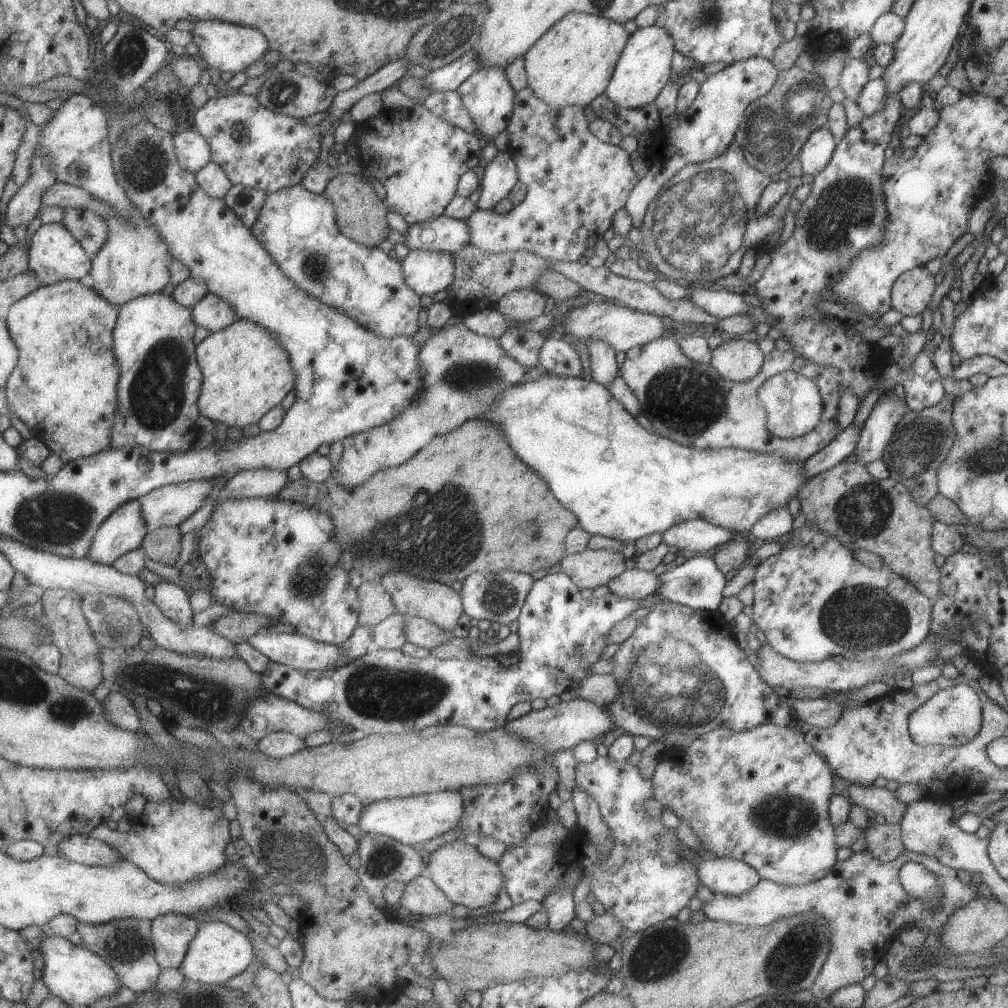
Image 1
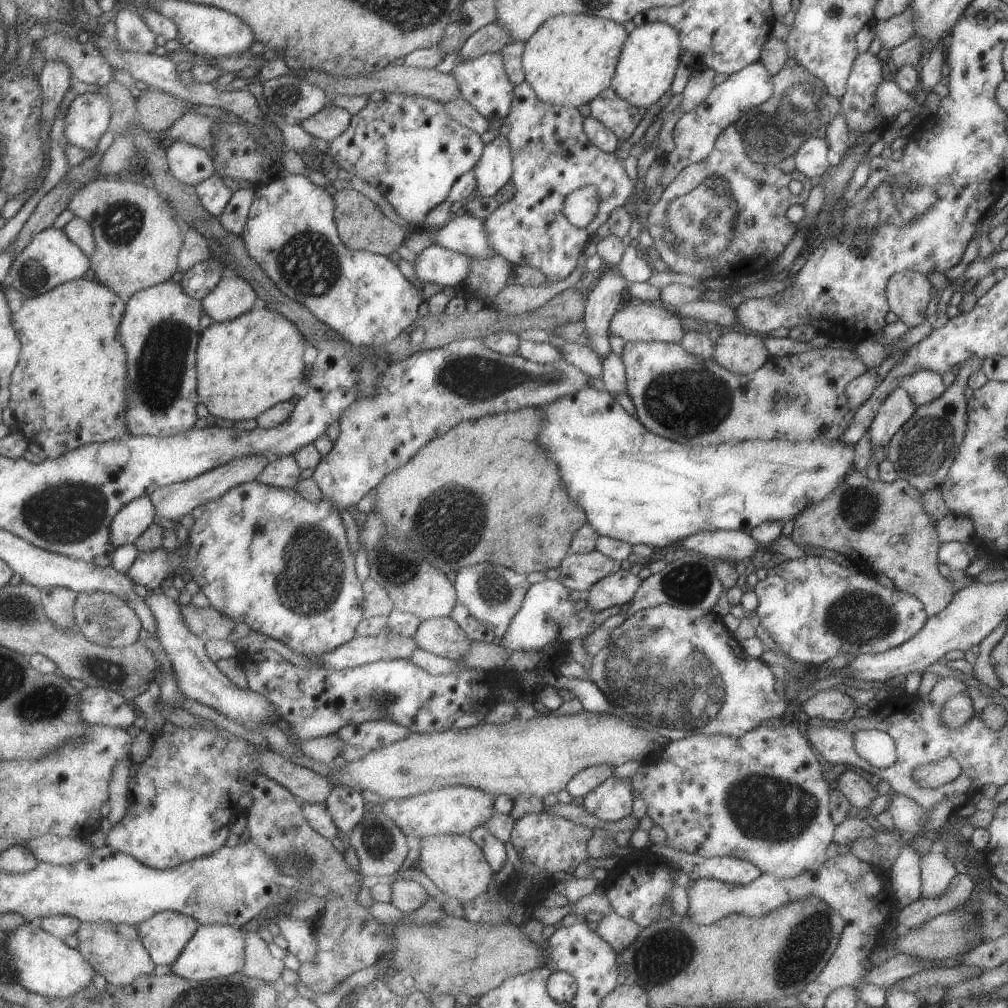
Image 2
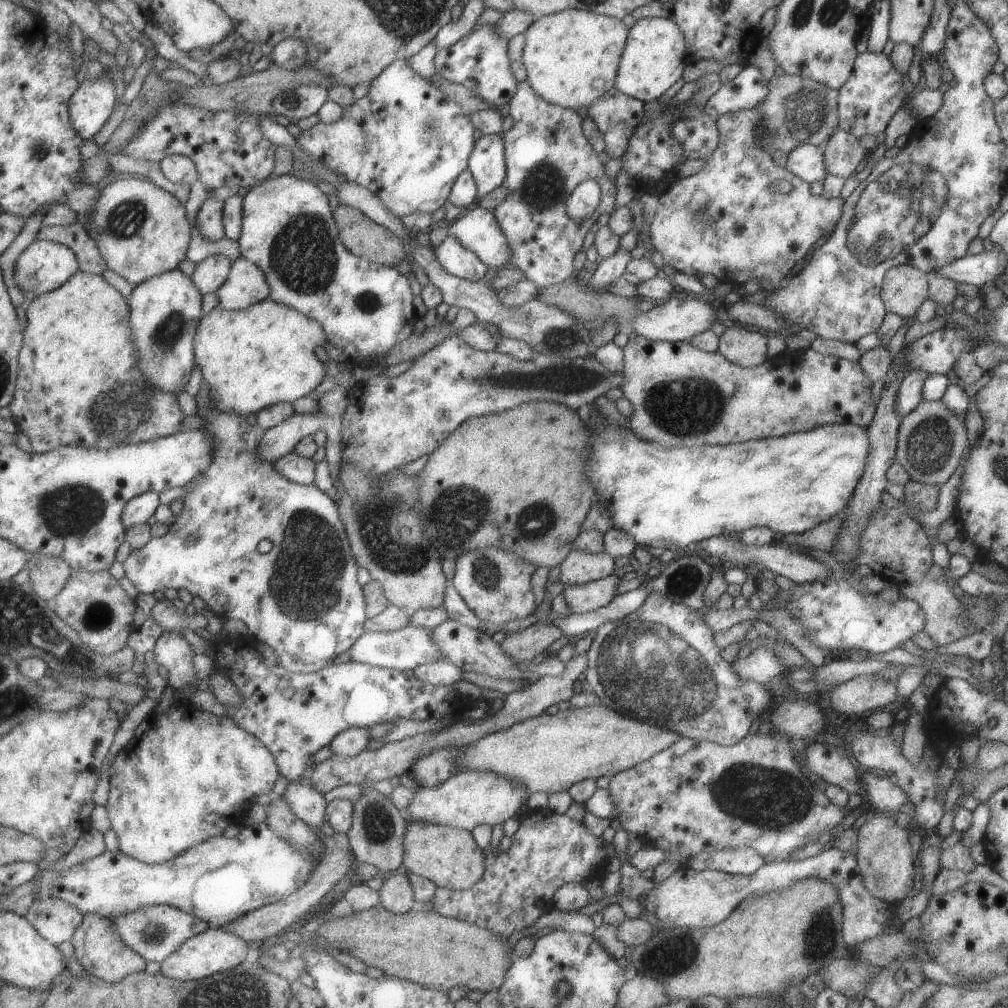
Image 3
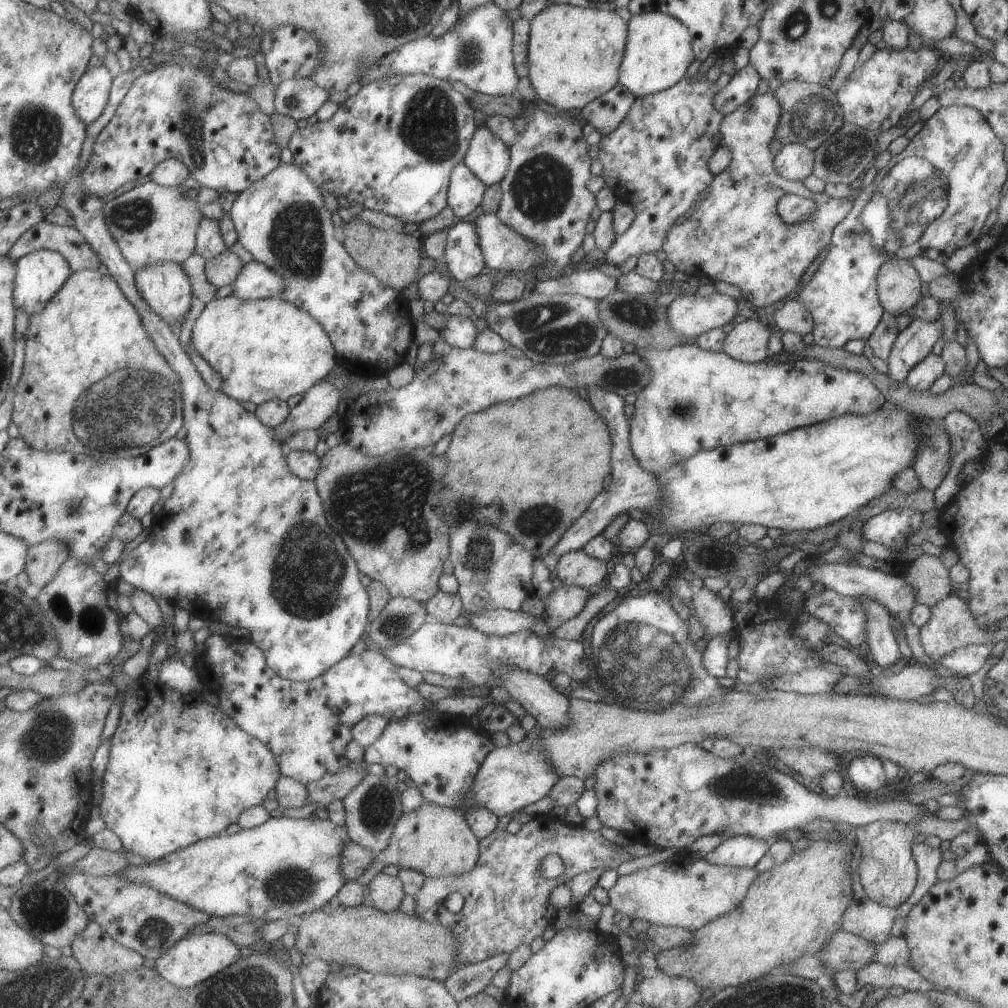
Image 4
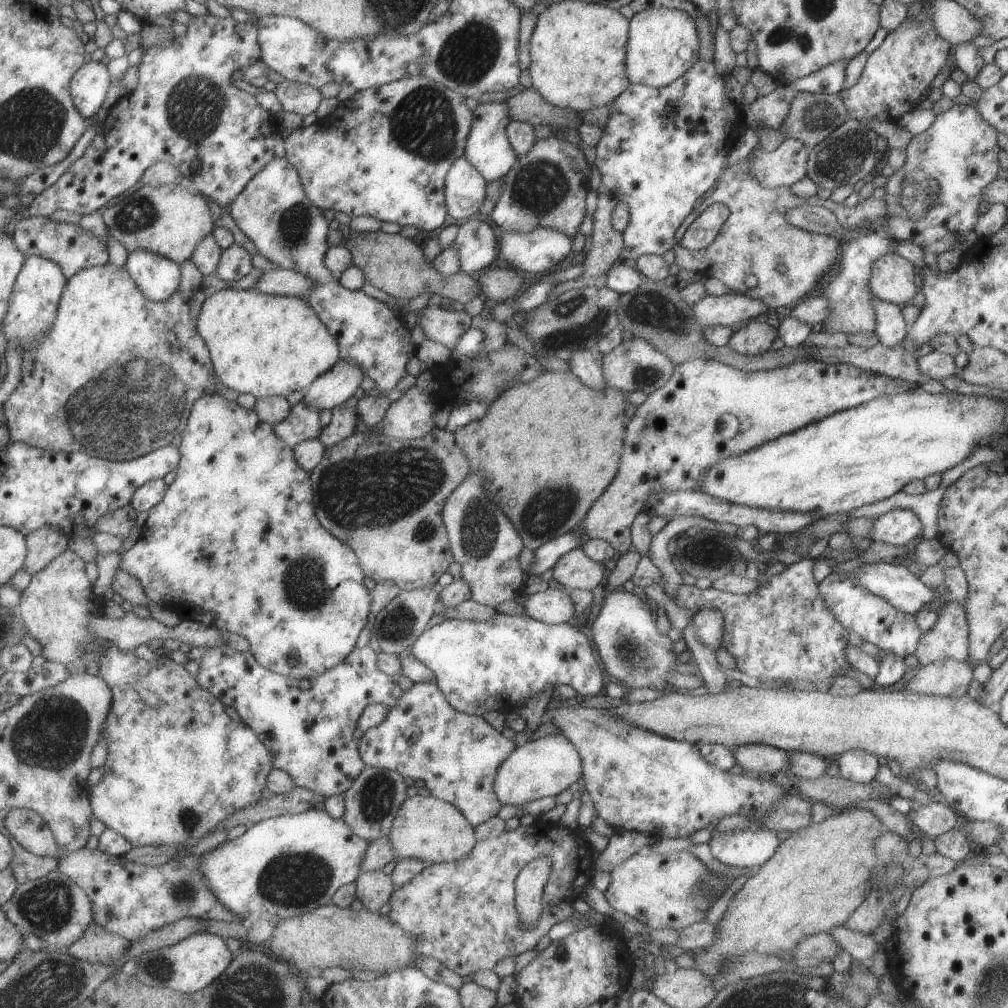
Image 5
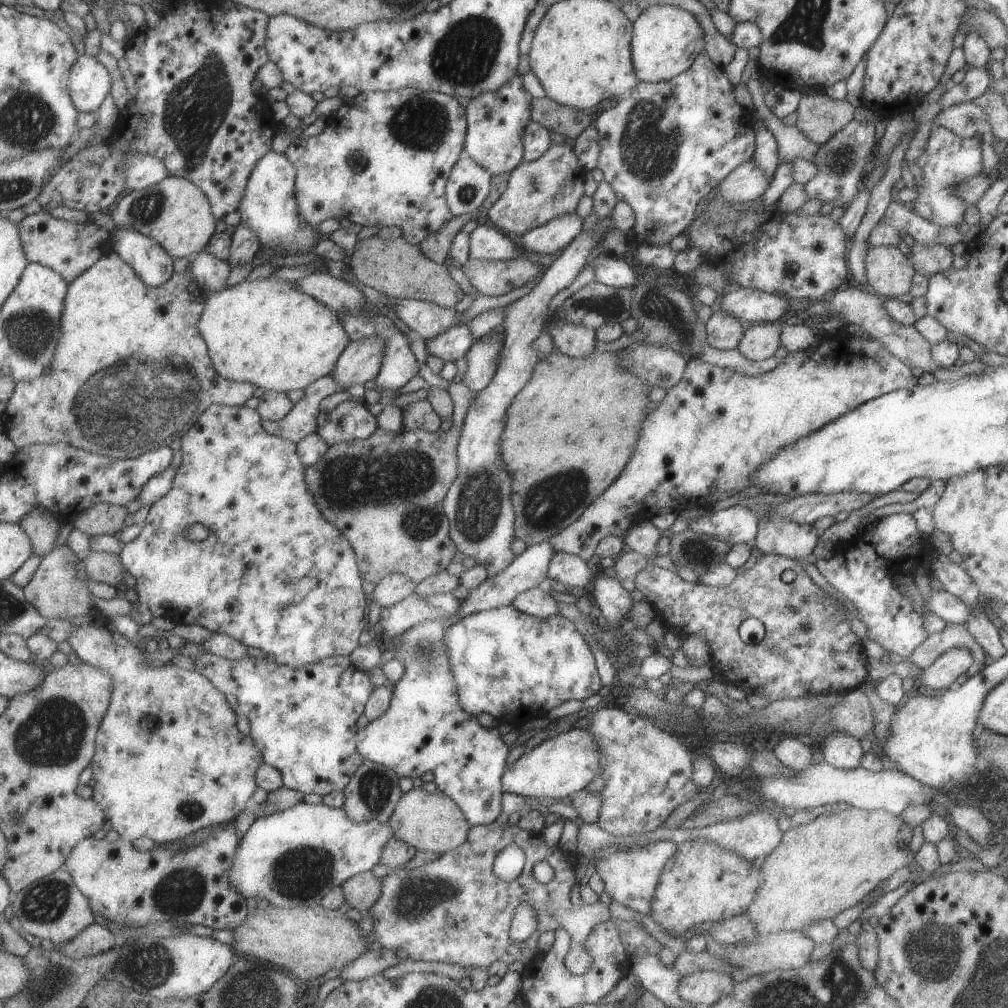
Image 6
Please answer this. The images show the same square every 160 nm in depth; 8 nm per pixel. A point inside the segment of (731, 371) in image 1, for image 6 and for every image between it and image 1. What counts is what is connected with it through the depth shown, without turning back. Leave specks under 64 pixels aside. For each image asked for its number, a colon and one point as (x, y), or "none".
2: (739, 353)
3: (737, 345)
4: (747, 341)
5: (756, 337)
6: (759, 342)

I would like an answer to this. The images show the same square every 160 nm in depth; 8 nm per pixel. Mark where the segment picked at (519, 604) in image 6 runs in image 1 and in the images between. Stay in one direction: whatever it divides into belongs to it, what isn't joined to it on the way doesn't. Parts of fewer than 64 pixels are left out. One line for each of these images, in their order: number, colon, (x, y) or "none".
1: (635, 583)
2: (616, 588)
3: (588, 597)
4: (564, 603)
5: (552, 606)

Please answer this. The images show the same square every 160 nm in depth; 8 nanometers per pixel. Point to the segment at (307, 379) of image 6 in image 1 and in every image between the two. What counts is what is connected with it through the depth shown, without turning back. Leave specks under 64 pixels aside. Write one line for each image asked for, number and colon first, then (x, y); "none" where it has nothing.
1: (247, 371)
2: (245, 366)
3: (252, 359)
4: (269, 349)
5: (262, 345)

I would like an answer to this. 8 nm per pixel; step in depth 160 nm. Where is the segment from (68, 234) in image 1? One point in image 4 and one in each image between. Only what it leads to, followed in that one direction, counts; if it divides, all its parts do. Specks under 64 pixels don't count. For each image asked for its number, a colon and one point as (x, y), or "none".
2: (52, 259)
3: (45, 266)
4: (42, 274)

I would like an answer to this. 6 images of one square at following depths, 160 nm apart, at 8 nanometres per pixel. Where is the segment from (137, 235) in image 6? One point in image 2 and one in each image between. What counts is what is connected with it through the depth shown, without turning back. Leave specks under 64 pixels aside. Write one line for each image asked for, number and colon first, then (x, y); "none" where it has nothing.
2: (162, 329)
3: (166, 310)
4: (167, 289)
5: (158, 277)

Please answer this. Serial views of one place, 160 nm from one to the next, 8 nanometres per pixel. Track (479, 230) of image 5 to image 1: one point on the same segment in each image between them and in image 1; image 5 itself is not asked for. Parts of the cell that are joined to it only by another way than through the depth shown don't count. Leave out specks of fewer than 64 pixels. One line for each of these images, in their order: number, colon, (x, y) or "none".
1: (426, 272)
2: (436, 264)
3: (455, 259)
4: (463, 259)

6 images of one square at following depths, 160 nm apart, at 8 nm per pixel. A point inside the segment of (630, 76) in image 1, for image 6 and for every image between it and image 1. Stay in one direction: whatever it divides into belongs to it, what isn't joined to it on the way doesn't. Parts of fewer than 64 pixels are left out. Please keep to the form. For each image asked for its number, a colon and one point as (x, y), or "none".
2: (651, 51)
3: (653, 59)
4: (657, 53)
5: (662, 44)
6: (665, 40)

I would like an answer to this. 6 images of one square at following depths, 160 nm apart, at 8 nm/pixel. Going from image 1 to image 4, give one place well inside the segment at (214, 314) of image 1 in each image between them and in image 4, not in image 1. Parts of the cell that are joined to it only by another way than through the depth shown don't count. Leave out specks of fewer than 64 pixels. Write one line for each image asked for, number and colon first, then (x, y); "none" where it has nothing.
2: (234, 295)
3: (247, 285)
4: (257, 281)

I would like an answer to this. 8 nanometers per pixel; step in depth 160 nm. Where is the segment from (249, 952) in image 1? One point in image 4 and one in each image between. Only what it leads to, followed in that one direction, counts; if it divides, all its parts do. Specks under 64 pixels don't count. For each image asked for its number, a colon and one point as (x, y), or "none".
2: (216, 950)
3: (214, 951)
4: (197, 958)

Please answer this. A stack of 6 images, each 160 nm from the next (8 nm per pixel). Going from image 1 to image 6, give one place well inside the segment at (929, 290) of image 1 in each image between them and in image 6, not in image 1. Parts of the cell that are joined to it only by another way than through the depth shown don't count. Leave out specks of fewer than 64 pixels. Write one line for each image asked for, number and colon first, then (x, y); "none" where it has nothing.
2: (907, 292)
3: (904, 288)
4: (898, 285)
5: (892, 279)
6: (888, 272)

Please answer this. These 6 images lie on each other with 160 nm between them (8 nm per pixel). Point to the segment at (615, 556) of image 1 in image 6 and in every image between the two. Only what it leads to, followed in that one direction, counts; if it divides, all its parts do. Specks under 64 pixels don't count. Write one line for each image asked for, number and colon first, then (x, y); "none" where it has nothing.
2: (578, 572)
3: (578, 568)
4: (575, 568)
5: (573, 570)
6: (569, 570)

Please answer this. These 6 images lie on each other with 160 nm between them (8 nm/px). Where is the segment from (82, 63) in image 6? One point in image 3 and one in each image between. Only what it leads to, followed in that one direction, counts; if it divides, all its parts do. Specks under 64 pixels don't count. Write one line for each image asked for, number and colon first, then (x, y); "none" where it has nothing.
3: (91, 107)
4: (91, 97)
5: (90, 85)

